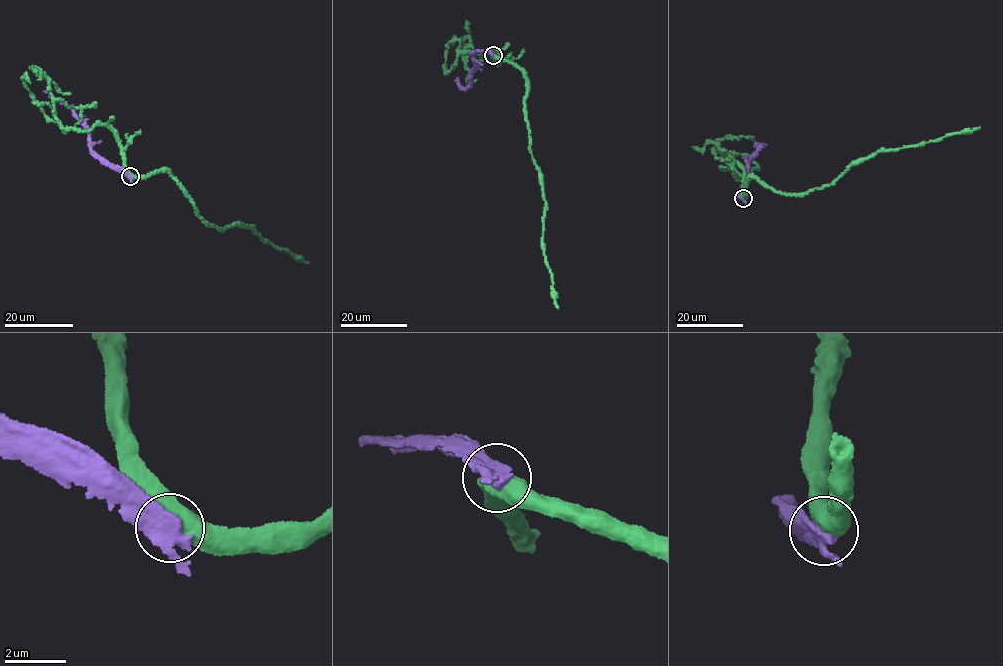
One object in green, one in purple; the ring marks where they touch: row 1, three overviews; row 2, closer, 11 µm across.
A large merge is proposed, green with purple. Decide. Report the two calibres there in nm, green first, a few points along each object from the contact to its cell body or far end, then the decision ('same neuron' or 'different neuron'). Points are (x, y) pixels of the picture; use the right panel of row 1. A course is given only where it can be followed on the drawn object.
550 nm thick on the green side, 480 nm on the other; green runs (744, 198), (744, 190), (753, 177), (776, 192), (807, 193), (829, 186), (851, 166), (882, 151), (980, 128); purple runs (744, 198), (739, 194), (750, 155), (764, 145), (756, 143); different neuron

